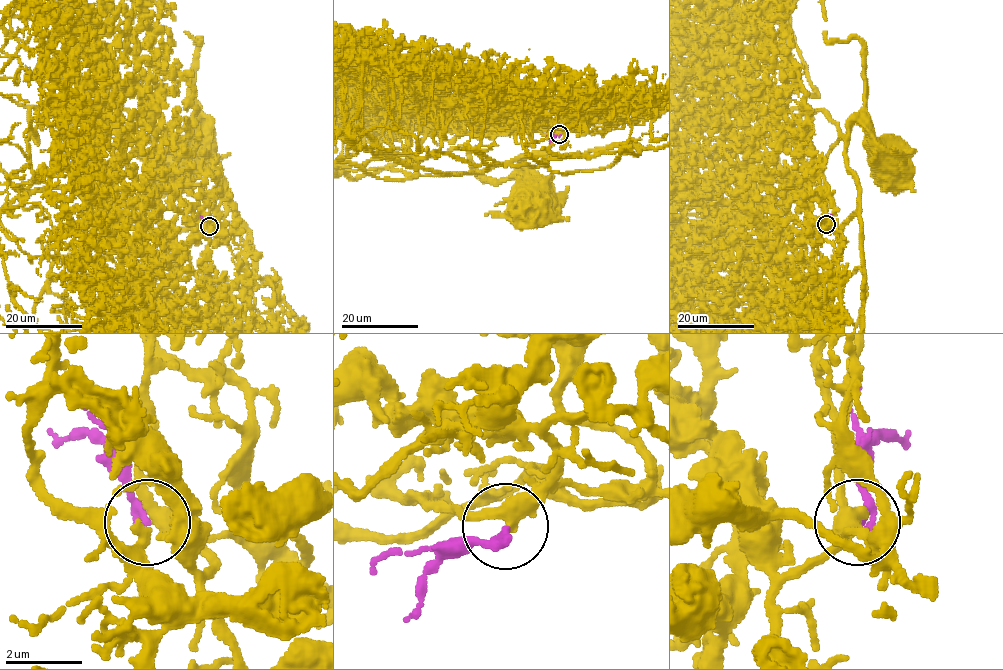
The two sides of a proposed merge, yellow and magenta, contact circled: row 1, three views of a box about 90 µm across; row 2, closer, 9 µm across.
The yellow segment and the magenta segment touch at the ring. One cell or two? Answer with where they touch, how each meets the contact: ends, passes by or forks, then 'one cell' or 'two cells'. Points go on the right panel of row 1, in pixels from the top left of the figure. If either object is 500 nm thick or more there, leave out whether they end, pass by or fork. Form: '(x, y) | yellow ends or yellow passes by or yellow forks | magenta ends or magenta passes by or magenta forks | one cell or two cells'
(826, 224) | yellow passes by | magenta ends | one cell

